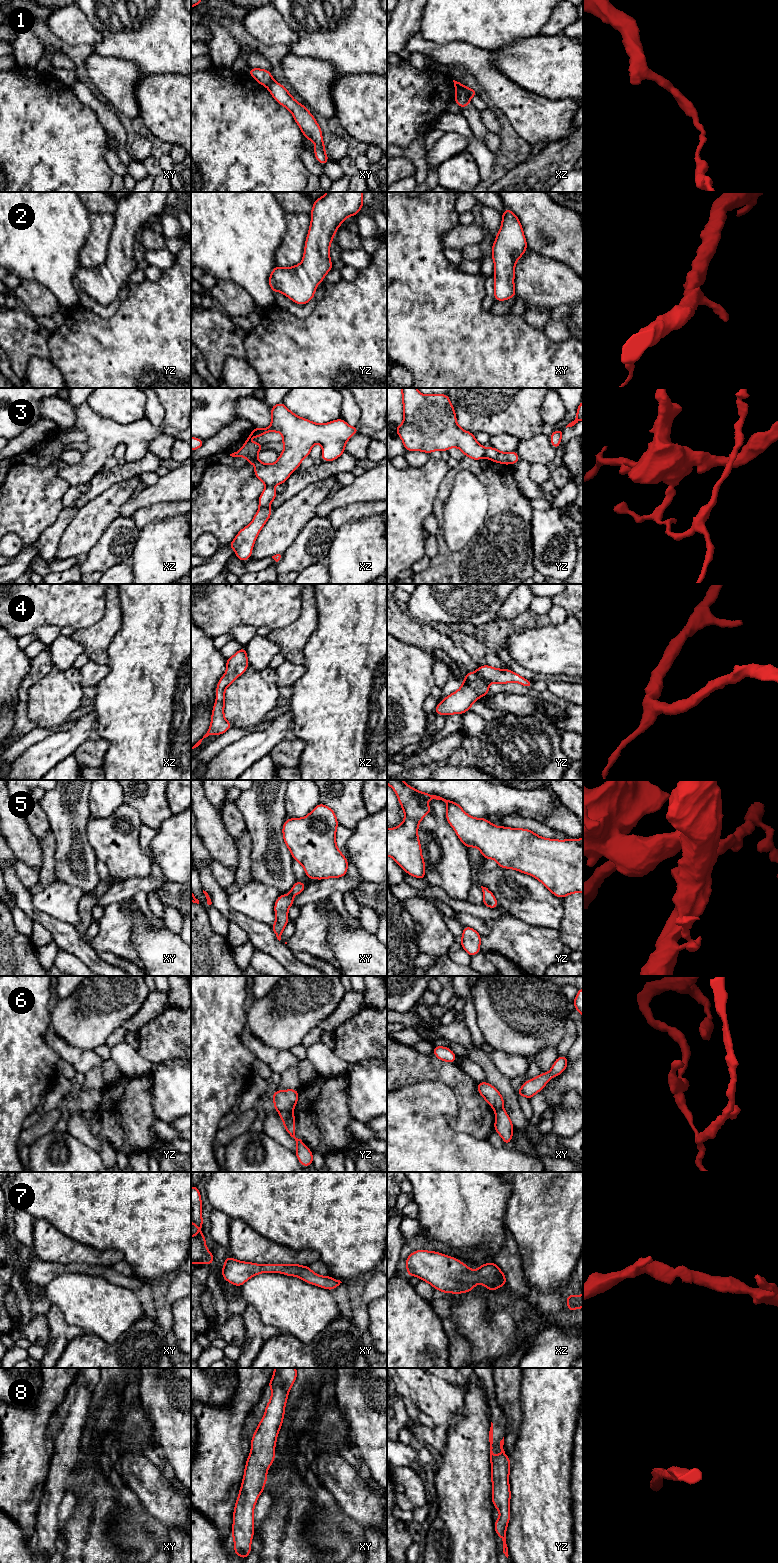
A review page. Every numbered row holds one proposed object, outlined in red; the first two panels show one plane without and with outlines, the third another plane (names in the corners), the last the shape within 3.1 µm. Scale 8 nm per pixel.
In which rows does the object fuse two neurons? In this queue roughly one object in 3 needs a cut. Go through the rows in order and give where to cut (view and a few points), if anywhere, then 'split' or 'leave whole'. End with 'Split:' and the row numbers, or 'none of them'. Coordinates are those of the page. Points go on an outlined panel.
1: xz (465, 87), (470, 97) | split
2: no cut | leave whole
3: yz (484, 450), (485, 456) | split
4: no cut | leave whole
5: no cut | leave whole
6: yz (291, 1110), (279, 1112) | split
7: no cut | leave whole
8: no cut | leave whole
Split: 1, 3, 6

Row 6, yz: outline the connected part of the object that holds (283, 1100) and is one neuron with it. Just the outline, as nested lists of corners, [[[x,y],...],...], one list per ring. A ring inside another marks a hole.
[[[298,1089],[276,1090],[272,1094],[275,1110],[277,1112],[282,1112],[284,1110],[293,1111],[298,1102],[298,1095]]]

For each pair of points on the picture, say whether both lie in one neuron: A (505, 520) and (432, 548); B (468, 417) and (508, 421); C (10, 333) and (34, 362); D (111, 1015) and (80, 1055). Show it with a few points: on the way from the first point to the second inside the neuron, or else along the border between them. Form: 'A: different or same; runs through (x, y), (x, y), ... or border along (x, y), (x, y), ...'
A: different; border along (435, 536), (437, 552), (430, 558)
B: same; runs through (478, 417), (486, 418), (490, 422), (498, 421)
C: different; border along (49, 358), (31, 357), (24, 377)
D: different; border along (63, 1038), (73, 1045), (92, 1050)

